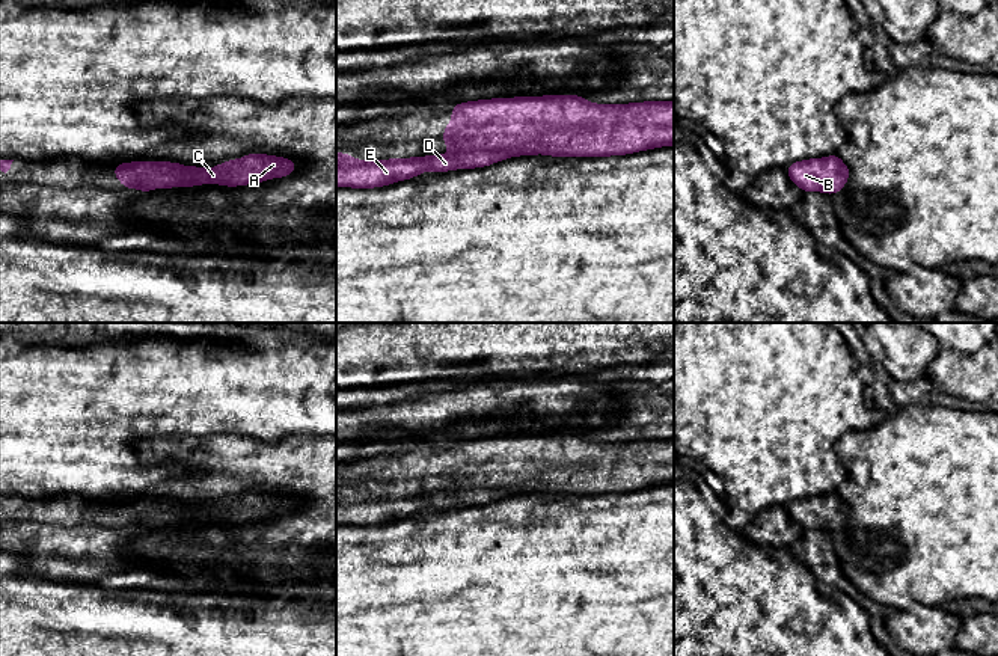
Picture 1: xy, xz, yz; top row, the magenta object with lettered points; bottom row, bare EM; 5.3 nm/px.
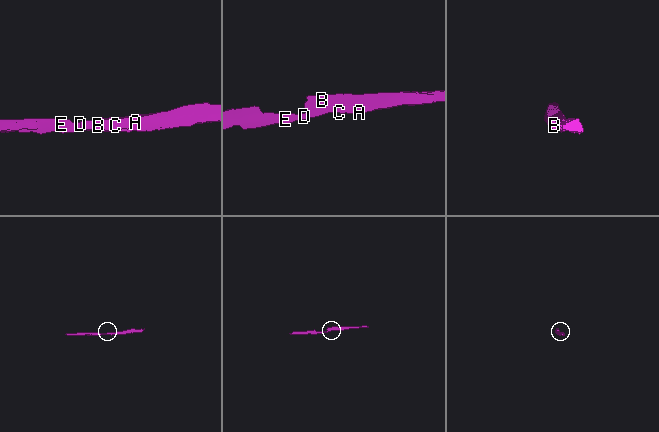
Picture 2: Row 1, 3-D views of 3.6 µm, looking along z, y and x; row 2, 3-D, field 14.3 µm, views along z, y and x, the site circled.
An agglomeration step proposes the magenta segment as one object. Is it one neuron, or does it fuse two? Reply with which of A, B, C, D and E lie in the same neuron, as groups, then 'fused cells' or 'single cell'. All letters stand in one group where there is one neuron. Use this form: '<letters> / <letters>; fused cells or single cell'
A B C D E; single cell

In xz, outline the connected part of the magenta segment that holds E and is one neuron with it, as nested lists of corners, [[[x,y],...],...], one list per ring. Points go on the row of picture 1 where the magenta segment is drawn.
[[[579,95],[458,103],[443,143],[454,152],[359,161],[336,154],[336,187],[371,189],[425,170],[484,167],[516,155],[624,155],[674,146],[674,101],[591,104]]]

